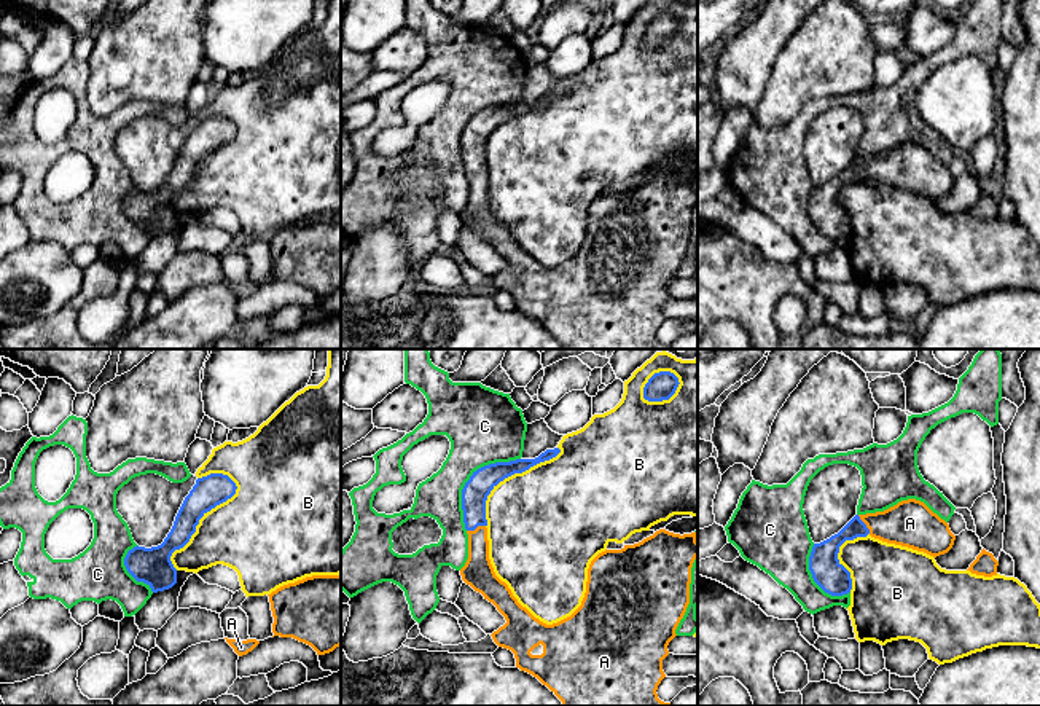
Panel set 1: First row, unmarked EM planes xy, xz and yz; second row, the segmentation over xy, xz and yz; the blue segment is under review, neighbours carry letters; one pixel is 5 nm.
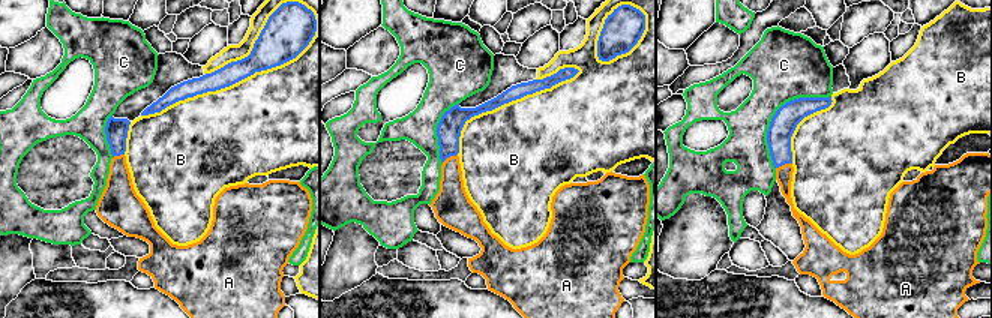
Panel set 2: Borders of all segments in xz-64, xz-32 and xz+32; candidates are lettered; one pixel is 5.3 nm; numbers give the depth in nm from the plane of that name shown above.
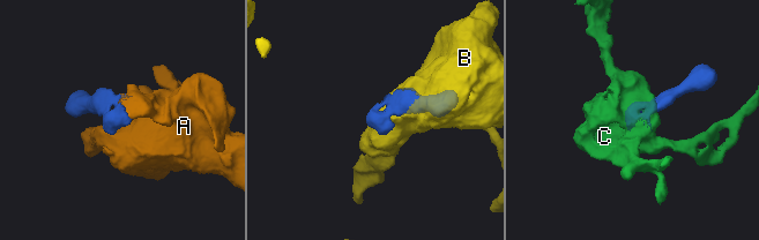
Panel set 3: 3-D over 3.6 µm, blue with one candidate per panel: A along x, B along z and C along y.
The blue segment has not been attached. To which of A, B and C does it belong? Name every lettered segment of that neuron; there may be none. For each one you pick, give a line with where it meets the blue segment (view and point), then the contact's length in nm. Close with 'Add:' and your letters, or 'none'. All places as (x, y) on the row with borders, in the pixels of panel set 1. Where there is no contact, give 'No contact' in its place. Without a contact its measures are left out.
A: Touches blue at xz (475, 528). Shared border 100 nm
Add: A

